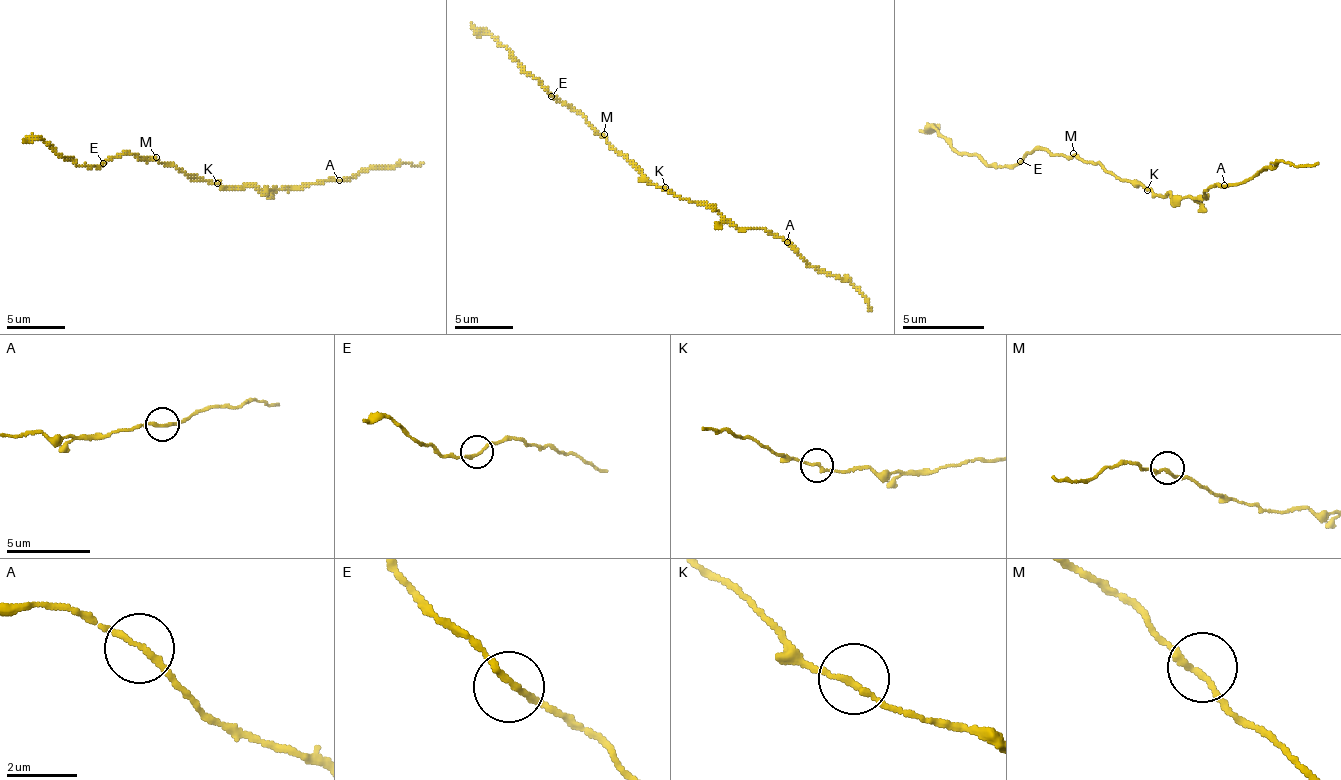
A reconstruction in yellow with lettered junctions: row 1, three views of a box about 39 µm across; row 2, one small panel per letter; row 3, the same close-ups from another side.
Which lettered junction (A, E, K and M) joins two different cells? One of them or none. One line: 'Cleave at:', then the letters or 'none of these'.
Cleave at: none of these

